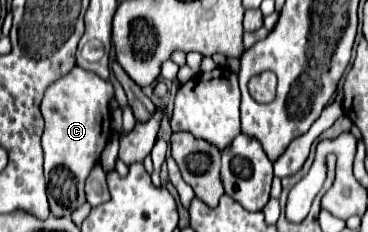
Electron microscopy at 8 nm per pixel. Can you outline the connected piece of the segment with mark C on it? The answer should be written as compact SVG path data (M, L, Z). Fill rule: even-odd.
M75 66L67 76L53 82L41 102L45 118L43 154L45 154L45 180L49 180L49 206L51 214L71 216L71 212L85 204L85 180L99 164L101 152L111 136L111 110L109 104L115 92L111 82L101 80L97 74Z

